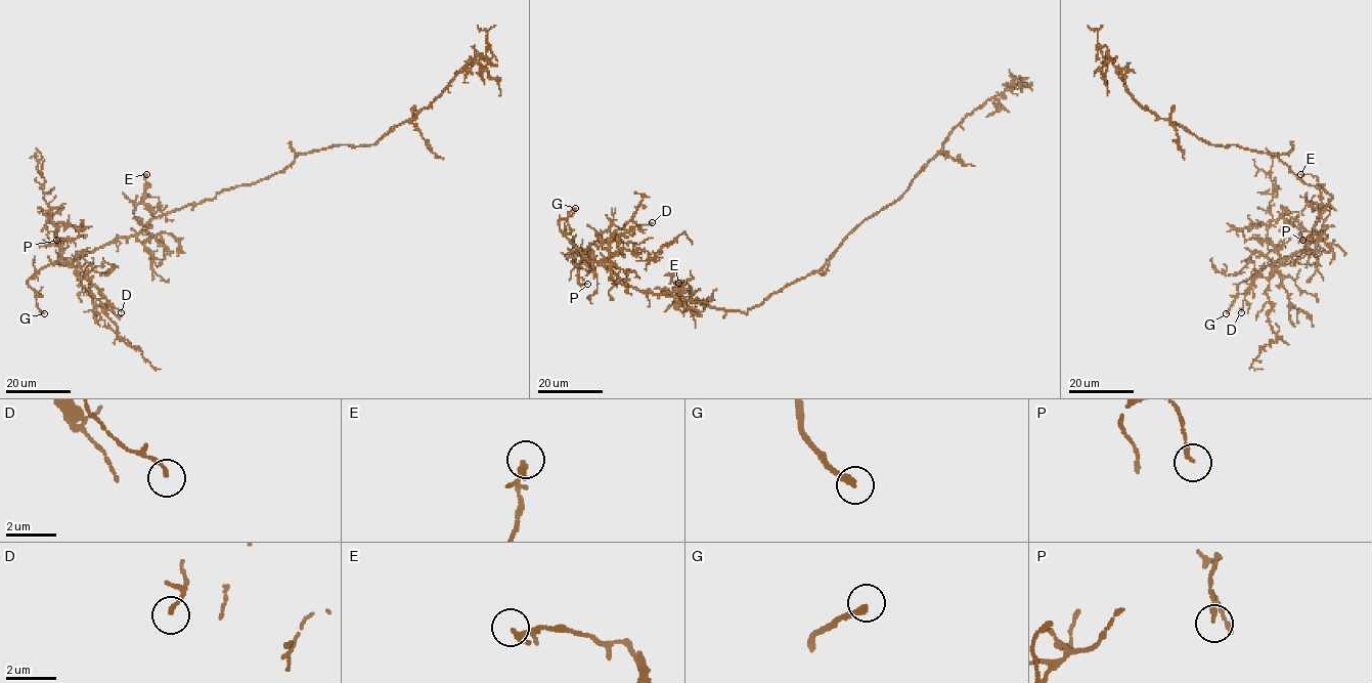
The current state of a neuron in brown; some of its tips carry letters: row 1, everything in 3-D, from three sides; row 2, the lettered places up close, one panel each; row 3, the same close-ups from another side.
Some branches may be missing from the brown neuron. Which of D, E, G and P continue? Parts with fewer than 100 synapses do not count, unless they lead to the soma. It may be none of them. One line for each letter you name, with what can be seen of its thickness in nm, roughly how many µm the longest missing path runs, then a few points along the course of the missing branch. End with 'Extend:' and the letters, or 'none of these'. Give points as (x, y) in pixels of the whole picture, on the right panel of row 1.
G: 280 nm thick; about 25 µm are missing; missing branch runs (1226, 313), (1212, 315), (1225, 311), (1238, 313), (1242, 310)
Extend: G

